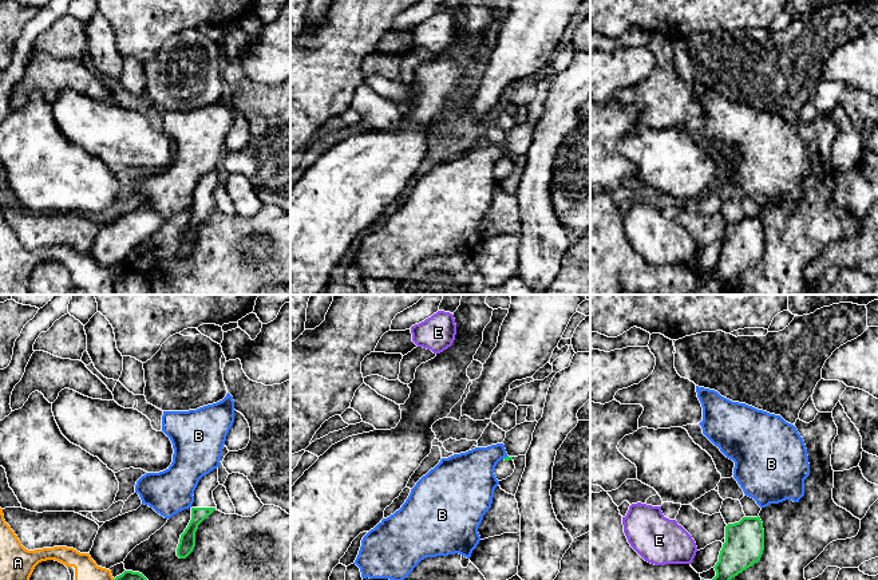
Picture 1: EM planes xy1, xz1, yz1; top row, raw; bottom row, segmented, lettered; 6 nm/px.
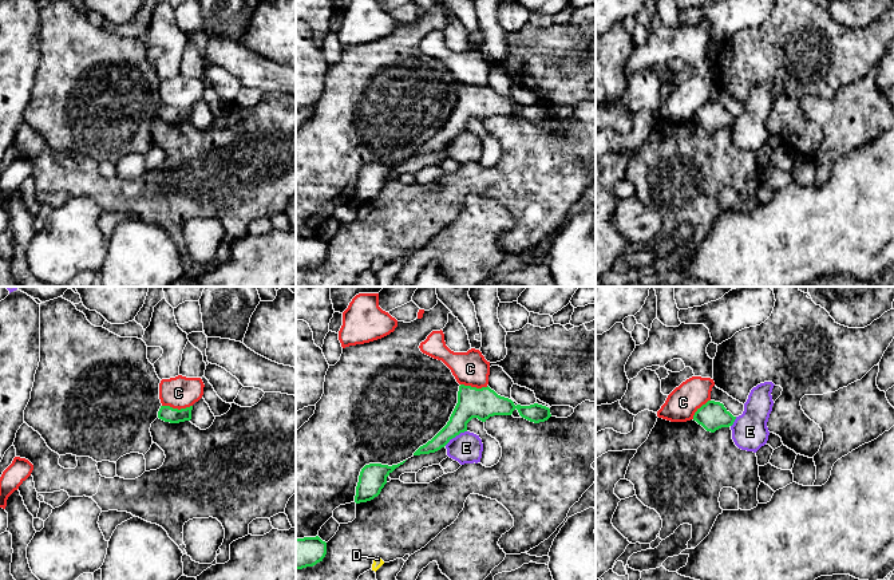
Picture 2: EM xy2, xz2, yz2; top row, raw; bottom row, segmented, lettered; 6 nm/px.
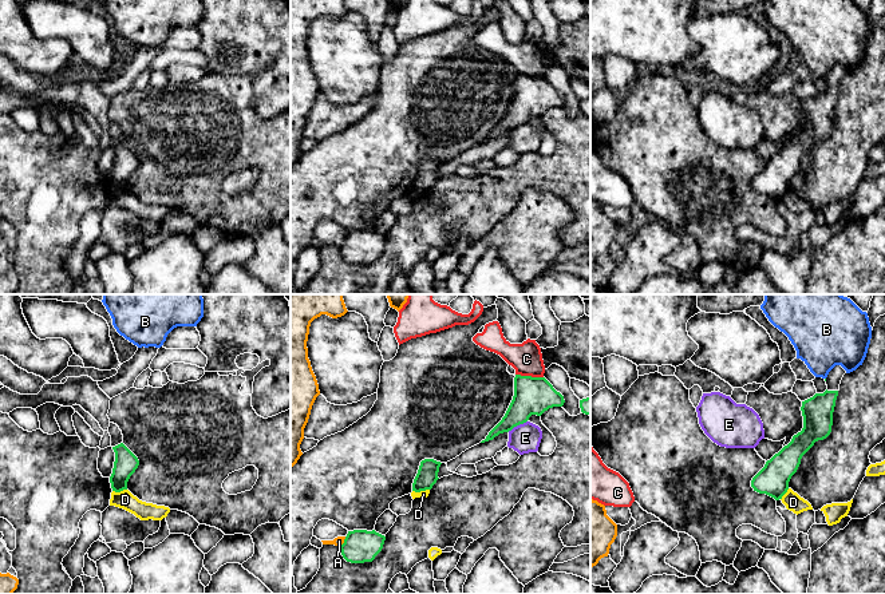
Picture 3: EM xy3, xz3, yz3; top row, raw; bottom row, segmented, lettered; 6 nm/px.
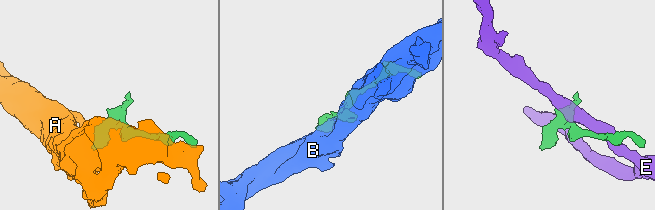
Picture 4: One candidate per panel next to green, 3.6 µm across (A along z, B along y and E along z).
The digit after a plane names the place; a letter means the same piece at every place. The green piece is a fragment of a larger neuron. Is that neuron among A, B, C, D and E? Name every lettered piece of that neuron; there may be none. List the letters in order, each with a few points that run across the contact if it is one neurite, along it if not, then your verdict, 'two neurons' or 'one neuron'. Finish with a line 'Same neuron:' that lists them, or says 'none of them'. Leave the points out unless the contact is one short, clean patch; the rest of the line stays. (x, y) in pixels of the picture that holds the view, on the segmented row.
A: line xz3 (346, 537), (339, 546); two neurons
B: line xz1 (507, 456), (502, 458); two neurons
C: line xy2 (162, 405), (178, 409), (192, 406); two neurons
D: line xz3 (429, 488), (413, 491); two neurons
E: two neurons
Same neuron: none of them

